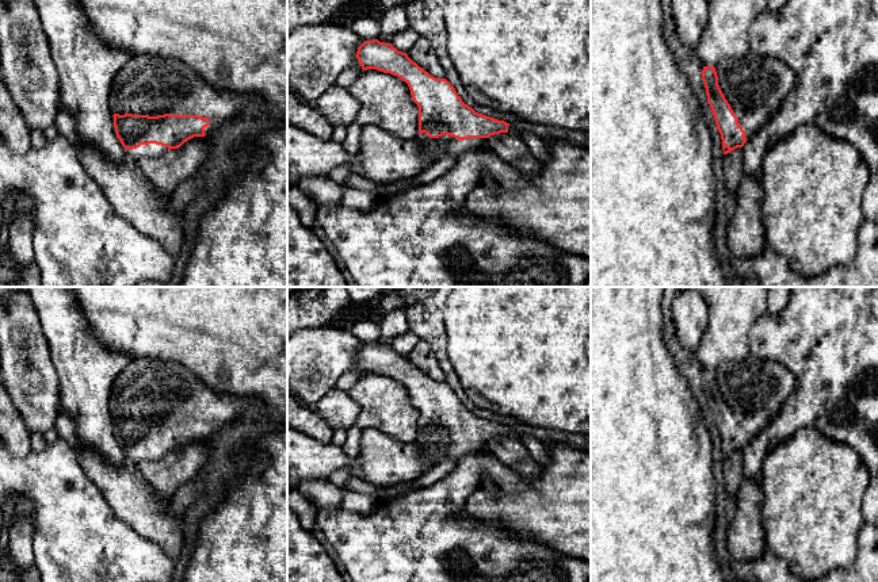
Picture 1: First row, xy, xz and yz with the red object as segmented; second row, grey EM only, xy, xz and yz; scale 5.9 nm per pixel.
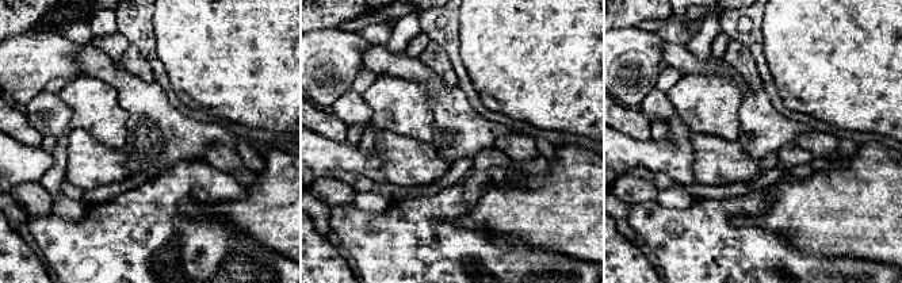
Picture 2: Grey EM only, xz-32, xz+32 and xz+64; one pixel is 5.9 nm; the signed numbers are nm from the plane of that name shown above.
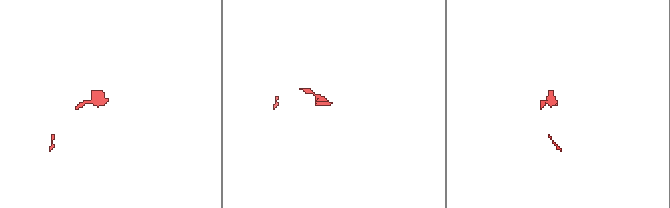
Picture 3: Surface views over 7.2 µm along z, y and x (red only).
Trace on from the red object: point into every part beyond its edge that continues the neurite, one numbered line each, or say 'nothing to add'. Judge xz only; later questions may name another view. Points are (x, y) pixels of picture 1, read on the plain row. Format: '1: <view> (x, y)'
1: xz (434, 452)

